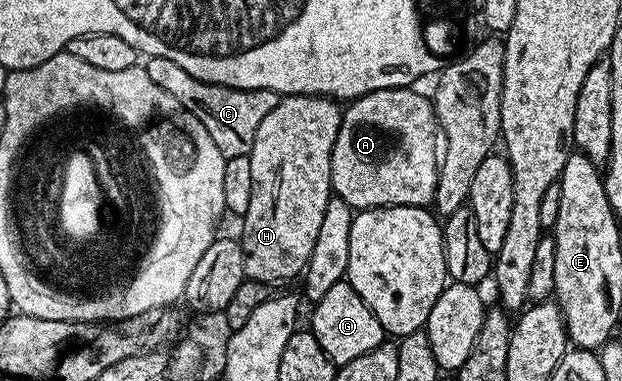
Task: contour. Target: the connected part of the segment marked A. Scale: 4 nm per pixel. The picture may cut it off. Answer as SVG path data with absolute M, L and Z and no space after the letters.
M413 87L409 88L385 88L375 92L367 92L365 96L358 97L357 100L349 101L345 105L340 130L336 134L336 146L332 150L330 159L330 187L333 195L339 196L348 206L355 210L365 210L367 208L393 208L394 205L412 206L421 208L429 205L436 194L436 182L438 181L438 165L440 163L440 129L438 117L434 115L434 106L429 95L421 96L414 92Z

